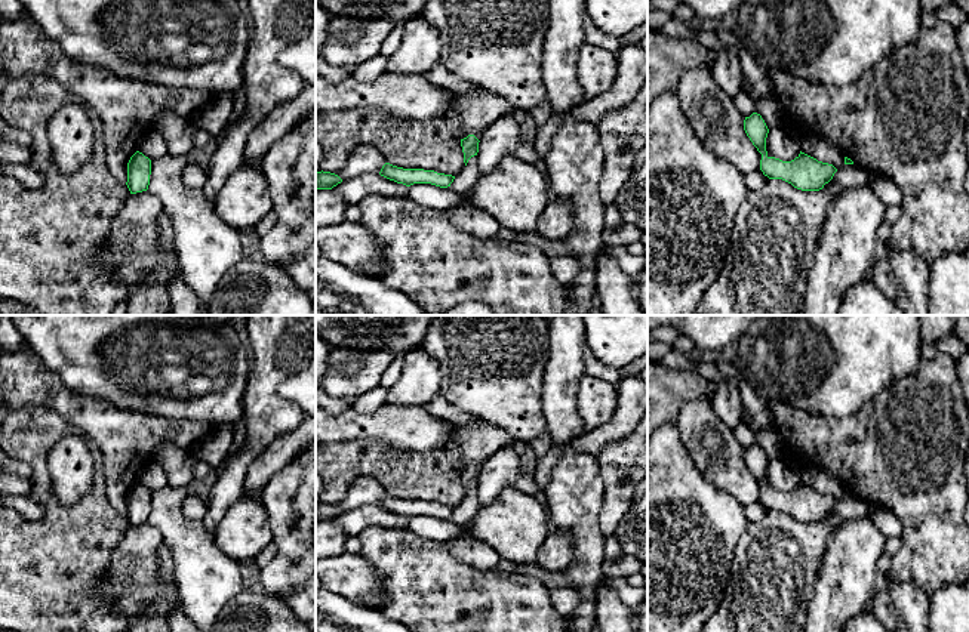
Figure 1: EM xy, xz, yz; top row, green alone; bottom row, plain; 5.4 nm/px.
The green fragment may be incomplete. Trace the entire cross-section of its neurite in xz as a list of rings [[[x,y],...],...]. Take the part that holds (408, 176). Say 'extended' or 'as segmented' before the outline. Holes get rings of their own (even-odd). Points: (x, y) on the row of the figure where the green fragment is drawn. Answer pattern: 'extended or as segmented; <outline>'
as segmented; [[[385,163],[382,166],[379,175],[406,186],[410,186],[413,184],[431,184],[440,188],[447,188],[455,179],[455,176],[452,175],[424,169],[403,169],[390,163]]]

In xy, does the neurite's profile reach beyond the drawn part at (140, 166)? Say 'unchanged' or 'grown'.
unchanged

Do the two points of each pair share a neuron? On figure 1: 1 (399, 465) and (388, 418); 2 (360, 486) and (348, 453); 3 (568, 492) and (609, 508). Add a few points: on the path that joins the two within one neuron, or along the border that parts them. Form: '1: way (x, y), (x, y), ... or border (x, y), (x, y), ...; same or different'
1: border (363, 437), (405, 453), (431, 450); different
2: border (387, 492), (372, 478), (357, 478), (334, 503); different
3: border (599, 471), (602, 478), (600, 533), (605, 538); different

